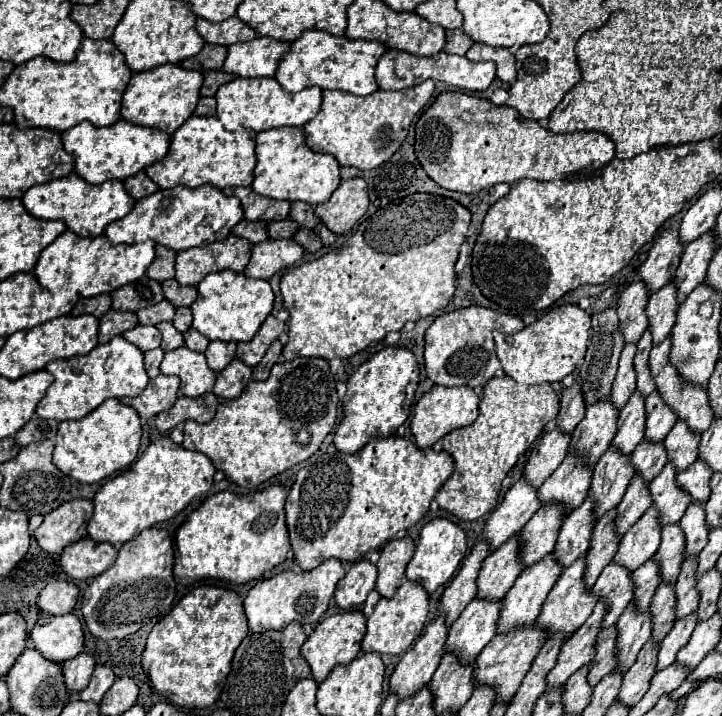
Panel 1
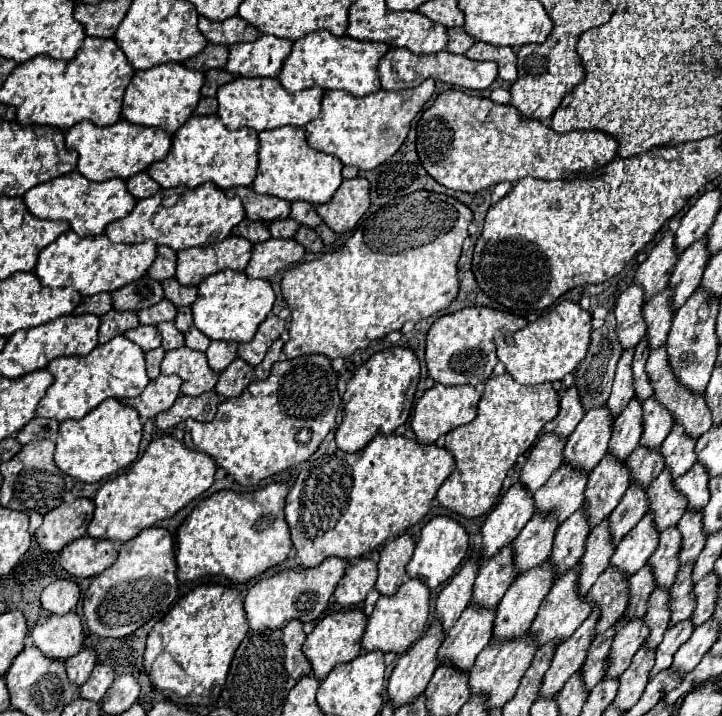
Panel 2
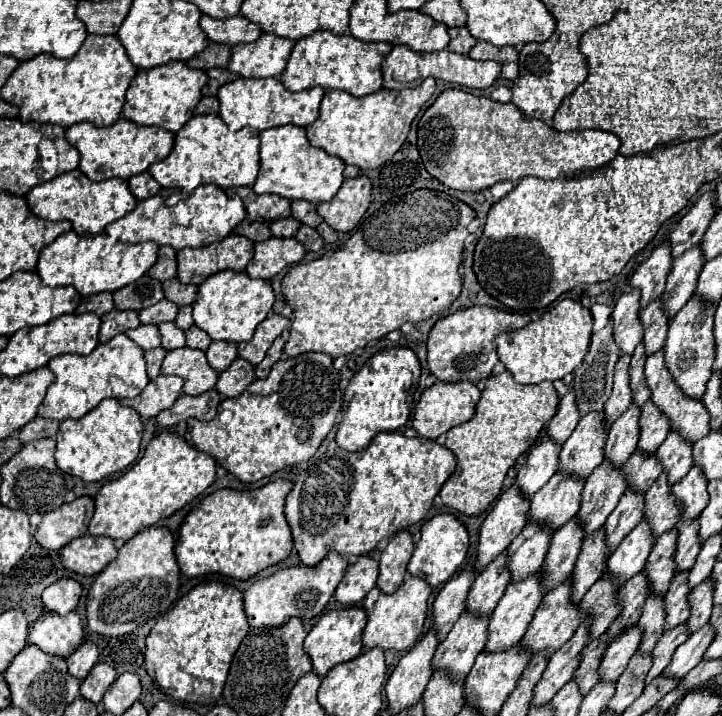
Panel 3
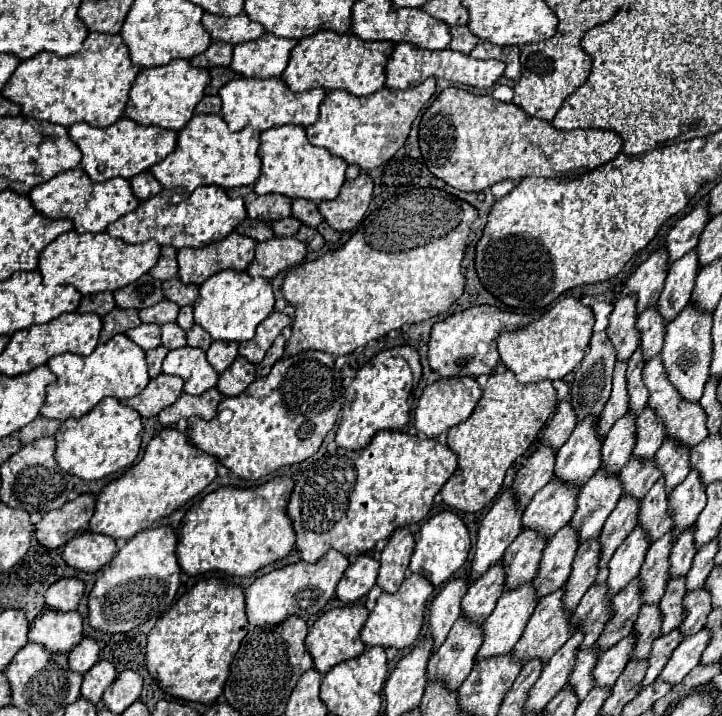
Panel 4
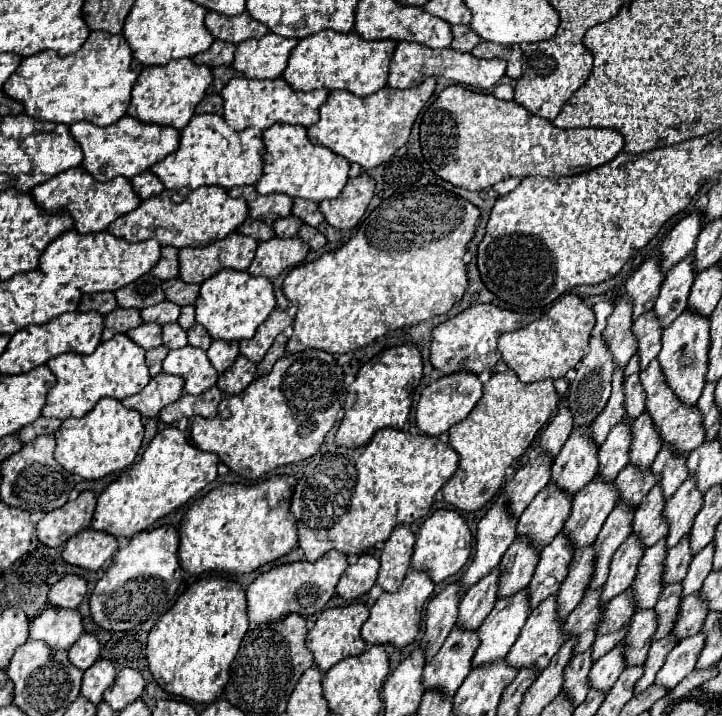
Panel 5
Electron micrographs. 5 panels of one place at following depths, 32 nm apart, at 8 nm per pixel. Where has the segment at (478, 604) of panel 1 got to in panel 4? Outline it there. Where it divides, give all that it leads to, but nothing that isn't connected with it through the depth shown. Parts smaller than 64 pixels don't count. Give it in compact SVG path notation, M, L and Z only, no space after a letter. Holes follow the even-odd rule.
M460 616L452 626L446 642L434 652L428 664L428 680L444 680L456 690L474 666L474 658L482 644L482 624Z

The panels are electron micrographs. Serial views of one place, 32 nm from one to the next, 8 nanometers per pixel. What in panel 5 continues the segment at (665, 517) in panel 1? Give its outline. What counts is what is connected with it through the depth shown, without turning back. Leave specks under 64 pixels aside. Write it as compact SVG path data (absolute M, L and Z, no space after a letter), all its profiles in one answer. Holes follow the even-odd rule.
M656 484L648 496L640 502L634 516L634 532L640 534L646 548L656 544L668 534L668 524L664 524L664 496L660 496L660 484Z

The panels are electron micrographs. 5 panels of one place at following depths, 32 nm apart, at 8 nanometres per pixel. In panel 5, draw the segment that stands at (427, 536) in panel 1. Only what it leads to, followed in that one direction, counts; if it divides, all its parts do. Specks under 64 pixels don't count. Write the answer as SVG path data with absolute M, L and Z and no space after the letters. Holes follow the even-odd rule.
M438 510L420 526L412 554L412 568L418 572L426 572L434 580L434 584L440 584L448 576L456 574L468 562L470 548L472 534L464 518L456 510Z

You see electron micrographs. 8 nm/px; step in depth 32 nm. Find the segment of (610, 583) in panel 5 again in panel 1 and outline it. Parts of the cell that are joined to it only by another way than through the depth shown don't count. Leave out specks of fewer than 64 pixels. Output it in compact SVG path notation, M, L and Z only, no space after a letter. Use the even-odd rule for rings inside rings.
M650 506L648 512L644 512L644 516L622 536L614 562L628 570L636 570L656 554L656 548L660 546L660 532L662 528L656 524L656 508Z

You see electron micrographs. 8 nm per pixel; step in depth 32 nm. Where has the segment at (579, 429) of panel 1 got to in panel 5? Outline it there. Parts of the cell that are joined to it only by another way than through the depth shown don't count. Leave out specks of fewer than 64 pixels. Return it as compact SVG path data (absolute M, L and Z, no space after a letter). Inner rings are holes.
M590 424L576 428L554 458L550 482L558 484L564 492L580 492L598 472L600 464L596 460L596 452L598 444L592 440Z

